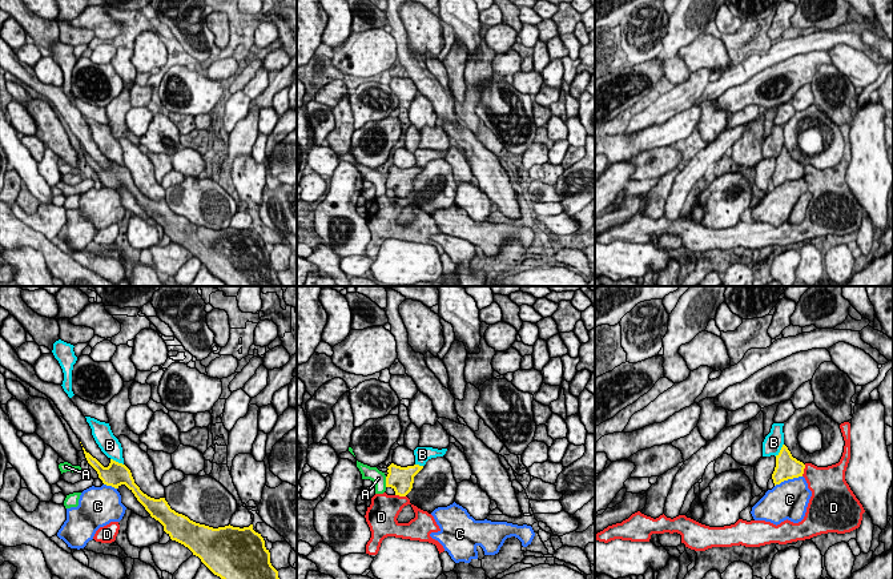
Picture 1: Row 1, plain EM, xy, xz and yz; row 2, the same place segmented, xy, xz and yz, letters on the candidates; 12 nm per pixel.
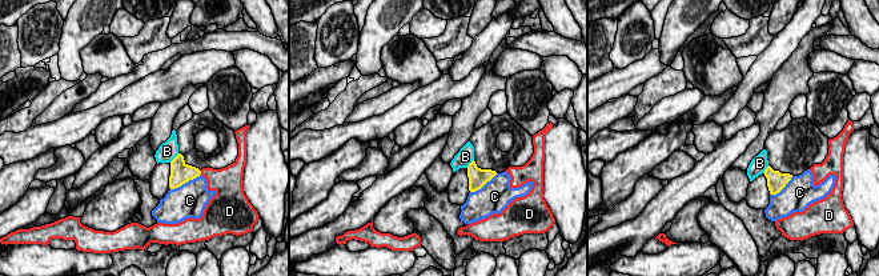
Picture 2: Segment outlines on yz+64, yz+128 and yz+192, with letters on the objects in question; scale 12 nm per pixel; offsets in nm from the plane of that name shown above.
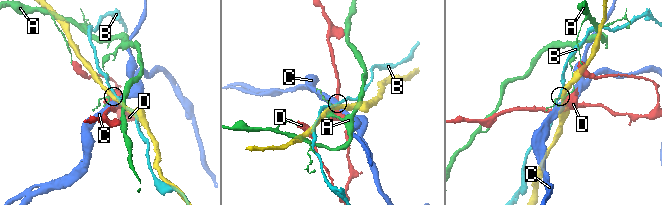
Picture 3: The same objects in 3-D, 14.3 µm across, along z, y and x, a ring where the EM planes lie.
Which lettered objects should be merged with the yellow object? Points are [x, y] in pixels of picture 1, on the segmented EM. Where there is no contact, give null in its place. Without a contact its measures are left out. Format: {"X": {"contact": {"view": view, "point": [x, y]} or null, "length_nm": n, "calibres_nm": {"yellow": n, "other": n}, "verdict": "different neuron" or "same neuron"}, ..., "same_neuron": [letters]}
{"A": {"contact": {"view": "xz", "point": [386, 482]}, "length_nm": 130, "calibres_nm": {"yellow": 300, "other": 170}, "verdict": "different neuron"}, "B": {"contact": {"view": "yz", "point": [780, 450]}, "length_nm": 190, "calibres_nm": {"yellow": 280, "other": 240}, "verdict": "different neuron"}, "C": {"contact": {"view": "yz", "point": [788, 478]}, "length_nm": 360, "calibres_nm": {"yellow": 280, "other": 440}, "verdict": "different neuron"}, "D": {"contact": {"view": "yz", "point": [803, 470]}, "length_nm": 150, "calibres_nm": {"yellow": 280, "other": 320}, "verdict": "different neuron"}, "same_neuron": []}

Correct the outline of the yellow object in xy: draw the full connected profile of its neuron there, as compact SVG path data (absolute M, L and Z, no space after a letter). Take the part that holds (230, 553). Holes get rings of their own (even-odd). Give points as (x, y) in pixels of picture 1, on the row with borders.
M84 447L83 450L88 463L97 471L98 478L104 484L114 488L125 484L150 516L164 526L164 531L170 539L188 547L214 575L221 579L279 579L278 571L270 563L270 552L265 547L265 540L261 534L253 530L253 524L244 528L233 527L230 524L213 528L196 523L188 516L172 510L165 498L154 499L144 494L134 483L132 473L125 465L110 459L109 466L104 467L96 458L87 453Z

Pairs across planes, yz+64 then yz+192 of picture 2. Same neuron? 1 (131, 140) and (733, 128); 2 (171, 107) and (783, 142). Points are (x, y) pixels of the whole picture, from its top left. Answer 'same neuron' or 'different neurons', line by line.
1: same neuron
2: different neurons

